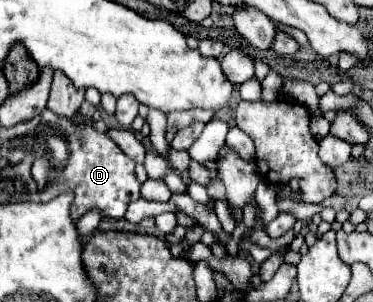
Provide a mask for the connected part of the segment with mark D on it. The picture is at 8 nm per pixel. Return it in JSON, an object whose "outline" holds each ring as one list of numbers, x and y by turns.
{"outline":[[51,110,39,114,39,120,57,136,63,136,69,148,69,162,61,170,65,172,63,190,75,192,75,202,71,206,71,218,79,220,85,212,97,208,109,218,123,218,127,206,139,198,139,182,135,178,135,162,107,136,97,132,91,124,73,124,65,118,55,116]]}

